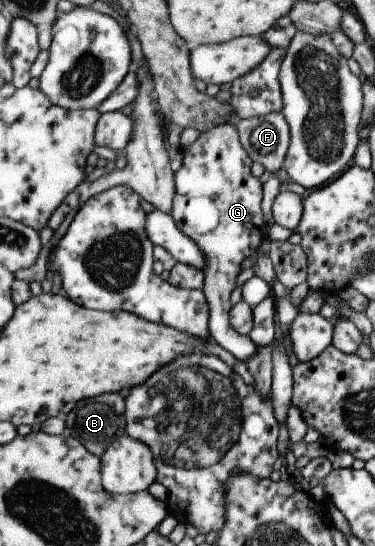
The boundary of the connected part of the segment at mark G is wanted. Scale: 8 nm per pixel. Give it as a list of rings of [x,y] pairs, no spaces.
[[[229,123],[216,125],[203,131],[195,142],[183,148],[180,154],[182,155],[181,166],[174,172],[175,196],[169,216],[175,226],[197,245],[204,258],[200,291],[208,306],[208,336],[210,340],[221,346],[223,350],[230,352],[236,360],[244,361],[255,352],[256,346],[248,335],[237,334],[231,328],[228,319],[228,312],[232,307],[229,303],[229,294],[236,286],[235,278],[243,270],[241,262],[245,257],[254,255],[265,238],[268,225],[261,219],[261,209],[259,209],[261,183],[257,177],[250,173],[252,160],[241,146],[236,128]]]

